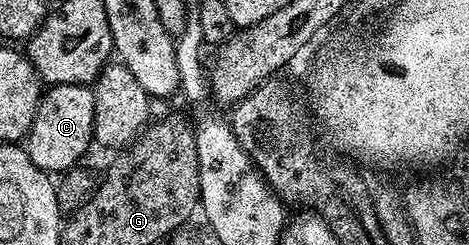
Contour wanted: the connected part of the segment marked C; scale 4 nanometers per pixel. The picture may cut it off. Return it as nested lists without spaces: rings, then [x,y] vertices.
[[[61,84],[47,86],[42,91],[39,107],[33,116],[31,131],[25,139],[25,149],[29,160],[37,164],[39,170],[66,172],[78,167],[83,153],[93,146],[94,132],[94,92],[87,84]]]

